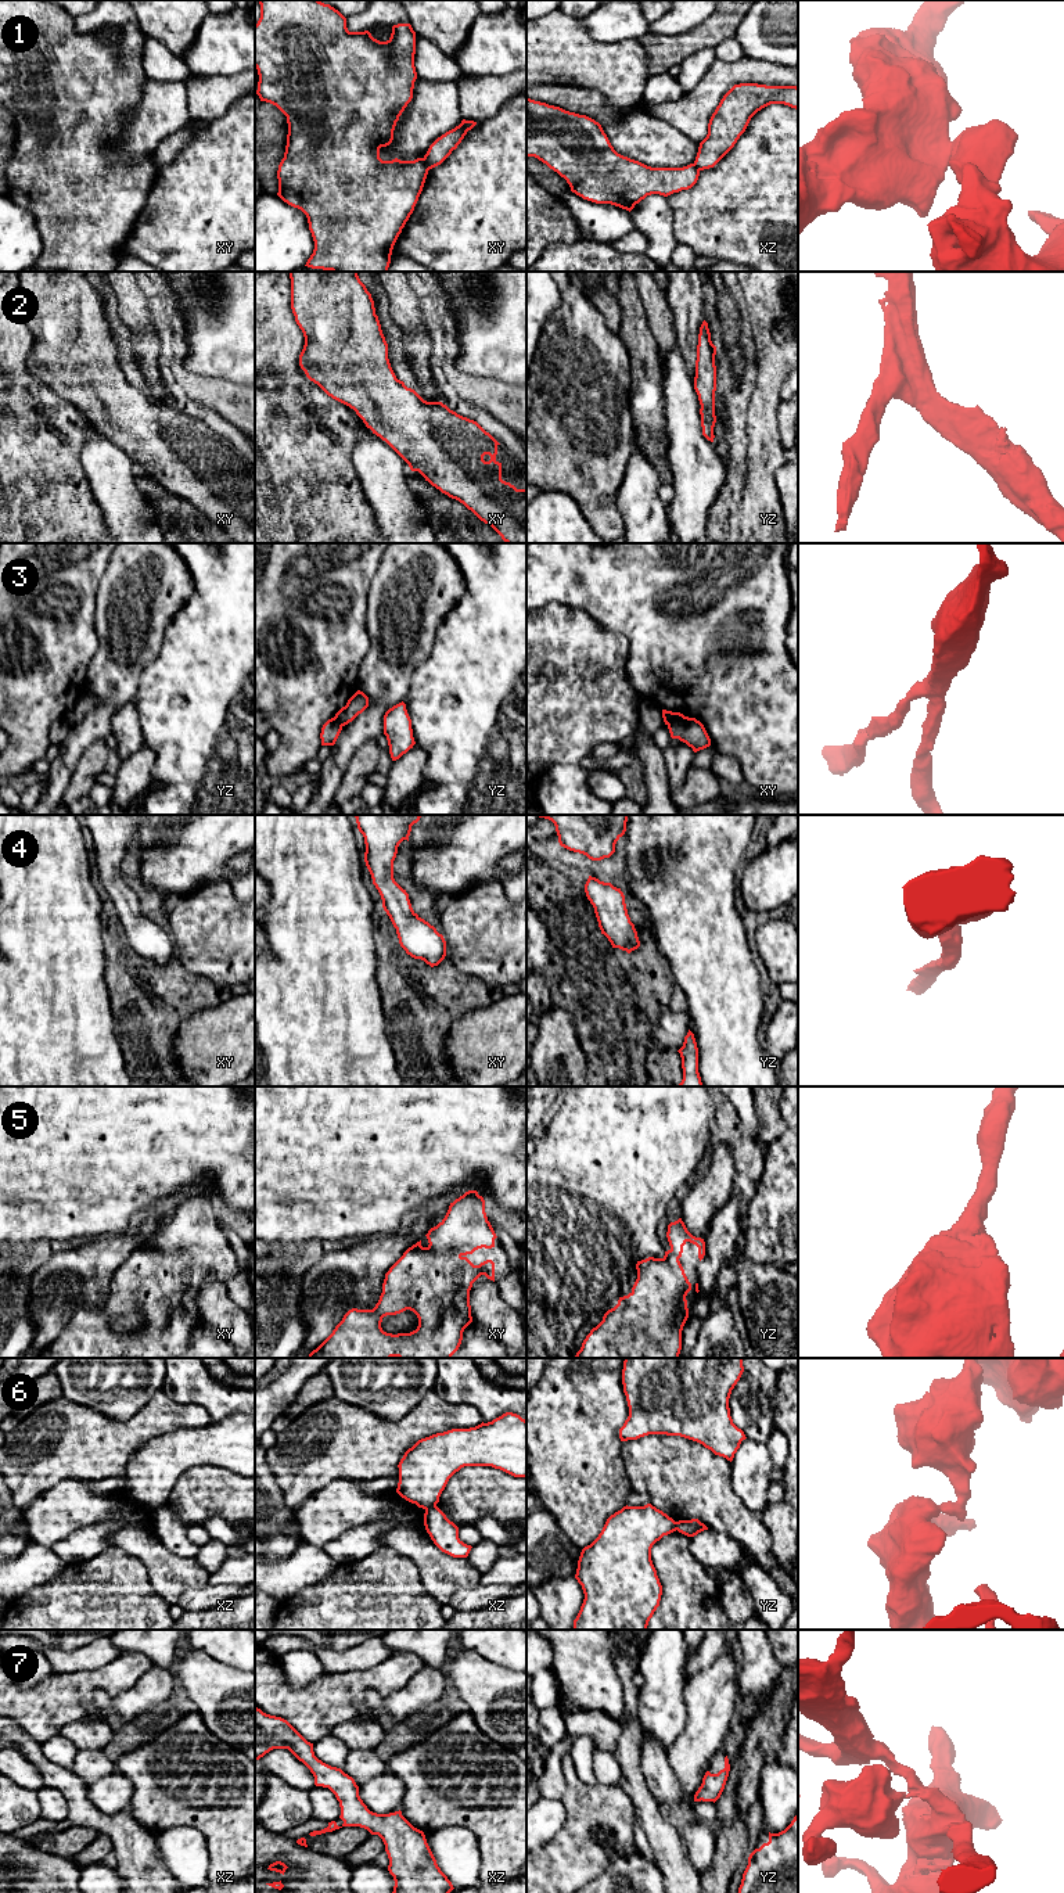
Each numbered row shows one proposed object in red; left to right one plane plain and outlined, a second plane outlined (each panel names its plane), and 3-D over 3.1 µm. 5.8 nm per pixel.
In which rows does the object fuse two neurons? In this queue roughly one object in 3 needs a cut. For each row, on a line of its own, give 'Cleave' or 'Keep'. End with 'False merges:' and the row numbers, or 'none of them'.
1: Cleave
2: Keep
3: Cleave
4: Keep
5: Keep
6: Cleave
7: Keep
False merges: 1, 3, 6

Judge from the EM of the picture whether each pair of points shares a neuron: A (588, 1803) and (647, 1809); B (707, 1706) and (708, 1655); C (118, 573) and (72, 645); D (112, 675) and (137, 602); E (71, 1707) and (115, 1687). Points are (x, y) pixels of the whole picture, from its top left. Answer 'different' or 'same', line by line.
A: different
B: different
C: different
D: same
E: same

